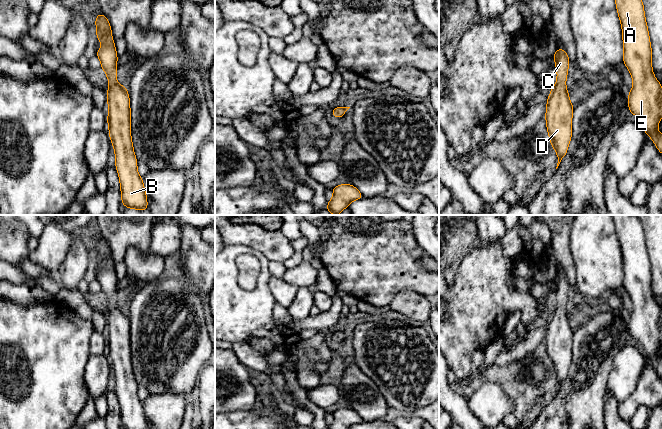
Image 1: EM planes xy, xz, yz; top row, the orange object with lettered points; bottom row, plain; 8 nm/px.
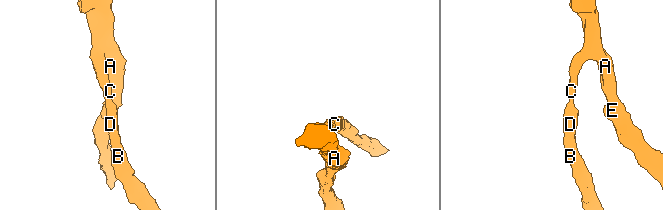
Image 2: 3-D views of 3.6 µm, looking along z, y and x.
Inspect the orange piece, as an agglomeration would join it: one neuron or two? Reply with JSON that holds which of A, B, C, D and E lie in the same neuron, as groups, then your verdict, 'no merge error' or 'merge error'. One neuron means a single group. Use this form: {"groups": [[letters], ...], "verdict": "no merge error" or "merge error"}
{"groups": [["A", "B", "C", "D", "E"]], "verdict": "no merge error"}

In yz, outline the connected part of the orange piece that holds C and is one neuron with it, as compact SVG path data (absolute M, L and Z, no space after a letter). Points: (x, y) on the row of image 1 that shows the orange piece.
M558 48L553 56L557 71L556 85L551 88L546 105L546 126L549 140L558 157L558 168L565 157L572 138L572 116L574 107L566 88L569 57L563 48Z

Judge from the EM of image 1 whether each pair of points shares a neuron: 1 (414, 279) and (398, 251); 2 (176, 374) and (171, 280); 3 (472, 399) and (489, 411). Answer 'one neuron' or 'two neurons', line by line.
1: one neuron
2: one neuron
3: one neuron

